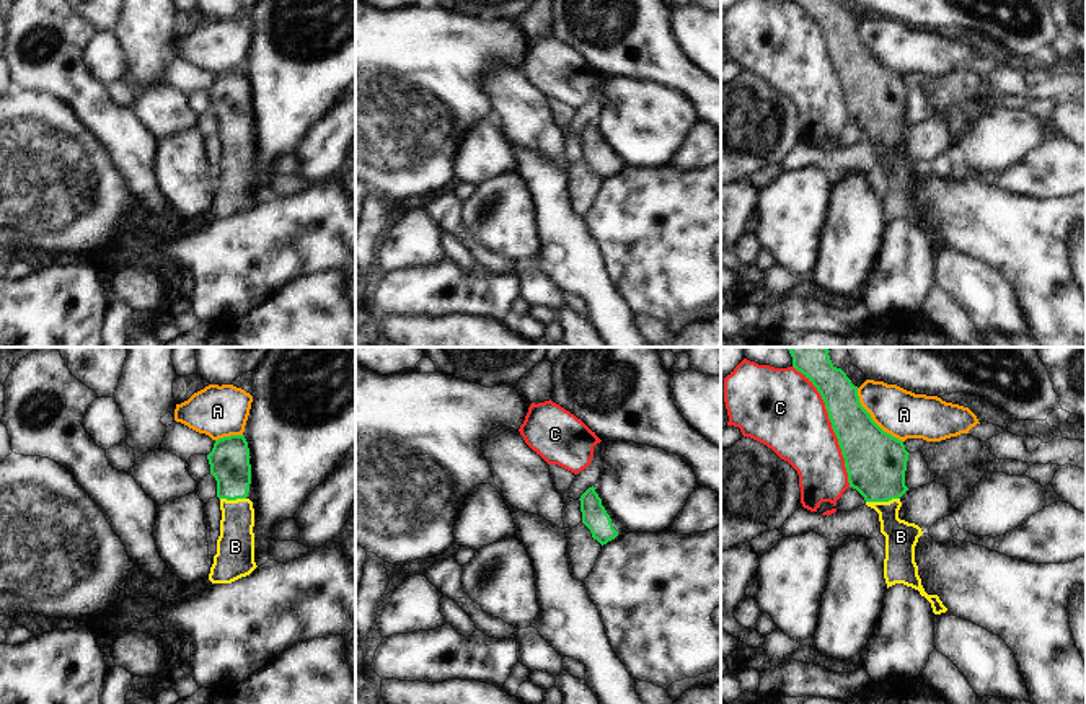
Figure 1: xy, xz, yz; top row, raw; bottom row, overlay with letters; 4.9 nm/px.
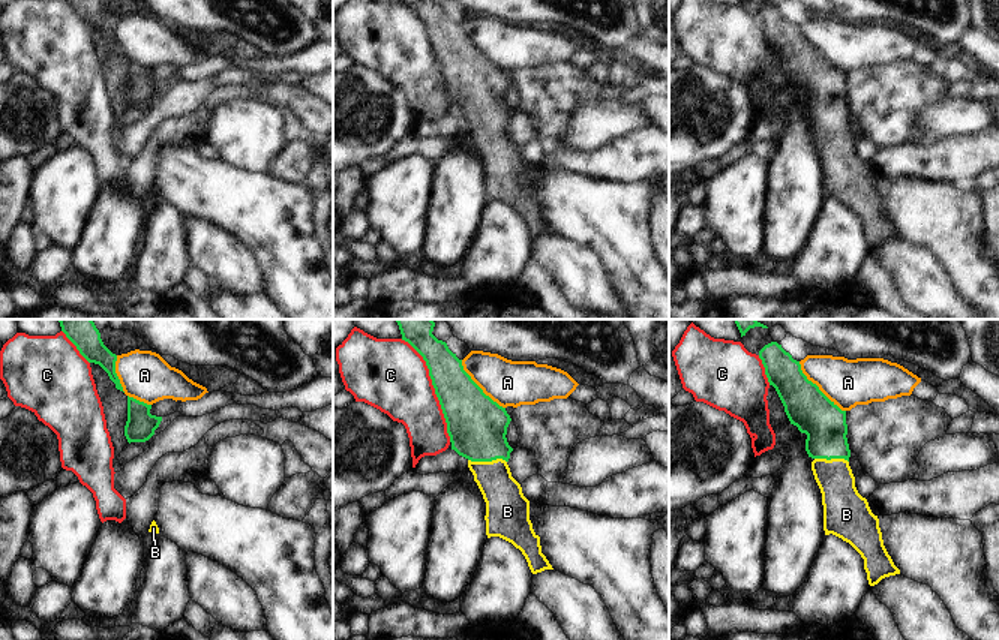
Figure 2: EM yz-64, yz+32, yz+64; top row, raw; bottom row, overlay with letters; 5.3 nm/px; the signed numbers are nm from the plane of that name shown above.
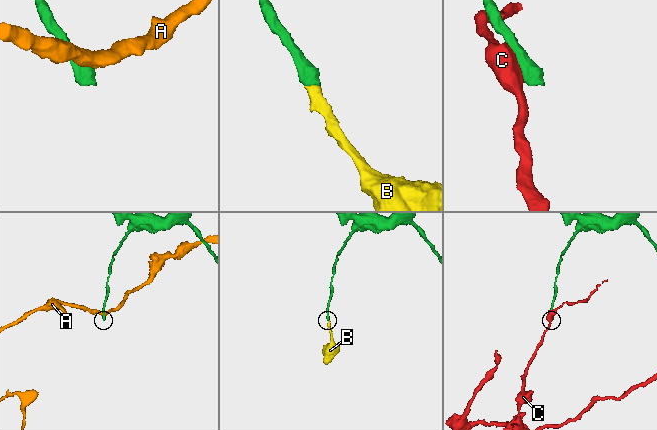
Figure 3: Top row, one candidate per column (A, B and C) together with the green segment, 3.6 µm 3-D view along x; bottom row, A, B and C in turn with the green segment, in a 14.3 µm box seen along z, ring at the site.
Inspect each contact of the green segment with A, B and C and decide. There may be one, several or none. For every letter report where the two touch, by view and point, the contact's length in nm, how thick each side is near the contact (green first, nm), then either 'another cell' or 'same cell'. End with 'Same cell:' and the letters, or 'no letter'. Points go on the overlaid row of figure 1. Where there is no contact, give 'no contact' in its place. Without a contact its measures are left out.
A: meets green in yz at (871, 419); contact 360 nm long; 300 nm thick on the green side, 240 nm on the other; another cell
B: meets green in yz at (882, 501); contact 170 nm long; 300 nm thick on the green side, 160 nm on the other; same cell
C: meets green in yz at (832, 426); contact 650 nm long; 280 nm thick on the green side, 380 nm on the other; another cell
Same cell: B

